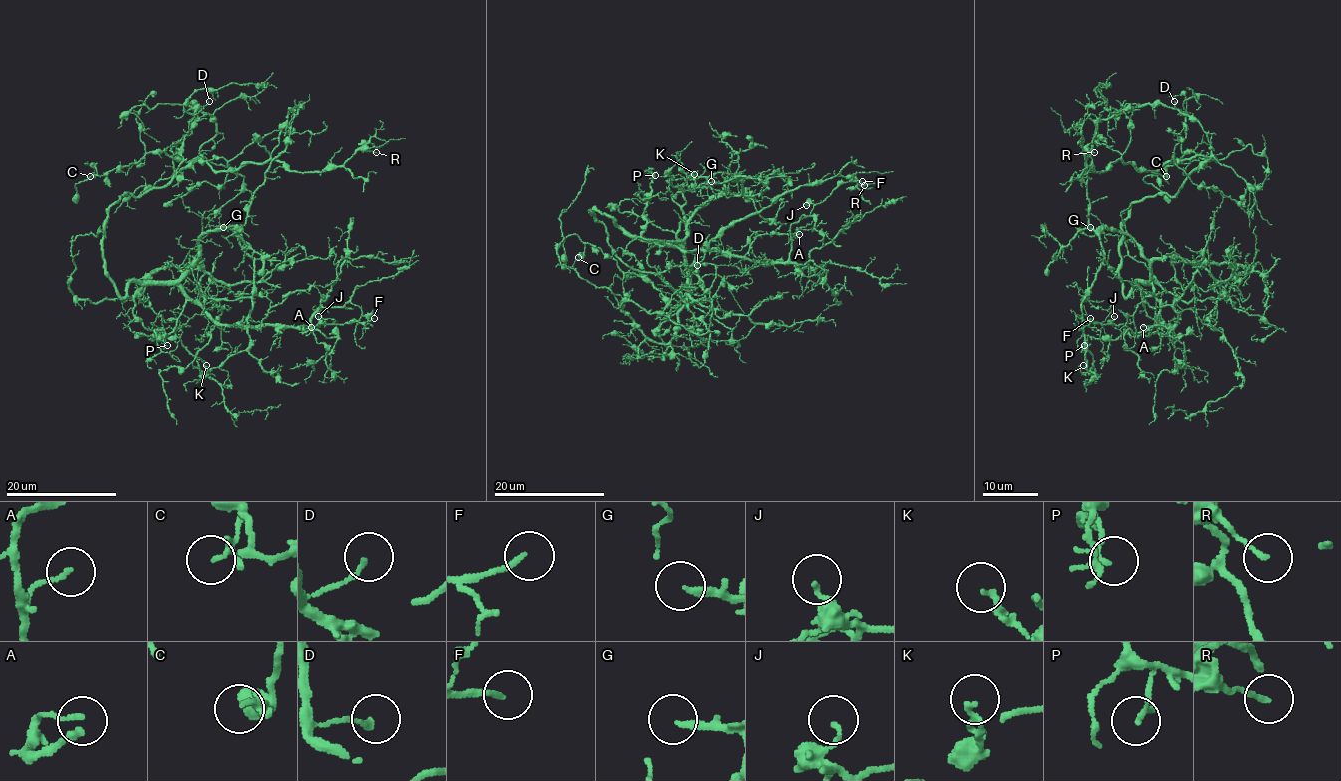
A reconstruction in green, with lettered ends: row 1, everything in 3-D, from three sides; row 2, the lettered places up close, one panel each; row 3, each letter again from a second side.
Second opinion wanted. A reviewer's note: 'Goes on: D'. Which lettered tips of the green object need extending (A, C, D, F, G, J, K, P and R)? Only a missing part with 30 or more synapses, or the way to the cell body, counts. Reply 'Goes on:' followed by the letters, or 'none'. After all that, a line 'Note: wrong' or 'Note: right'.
Goes on: G
Note: wrong

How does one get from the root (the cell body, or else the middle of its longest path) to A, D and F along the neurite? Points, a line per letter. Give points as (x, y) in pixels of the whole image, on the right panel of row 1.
A: (1127, 296), (1136, 282), (1148, 282), (1159, 303), (1158, 324), (1170, 327), (1143, 327)
D: (1127, 296), (1119, 275), (1127, 209), (1158, 194), (1173, 197), (1210, 156), (1202, 126), (1174, 101)
F: (1127, 296), (1136, 282), (1148, 282), (1159, 303), (1158, 324), (1170, 327), (1134, 332), (1090, 318)

